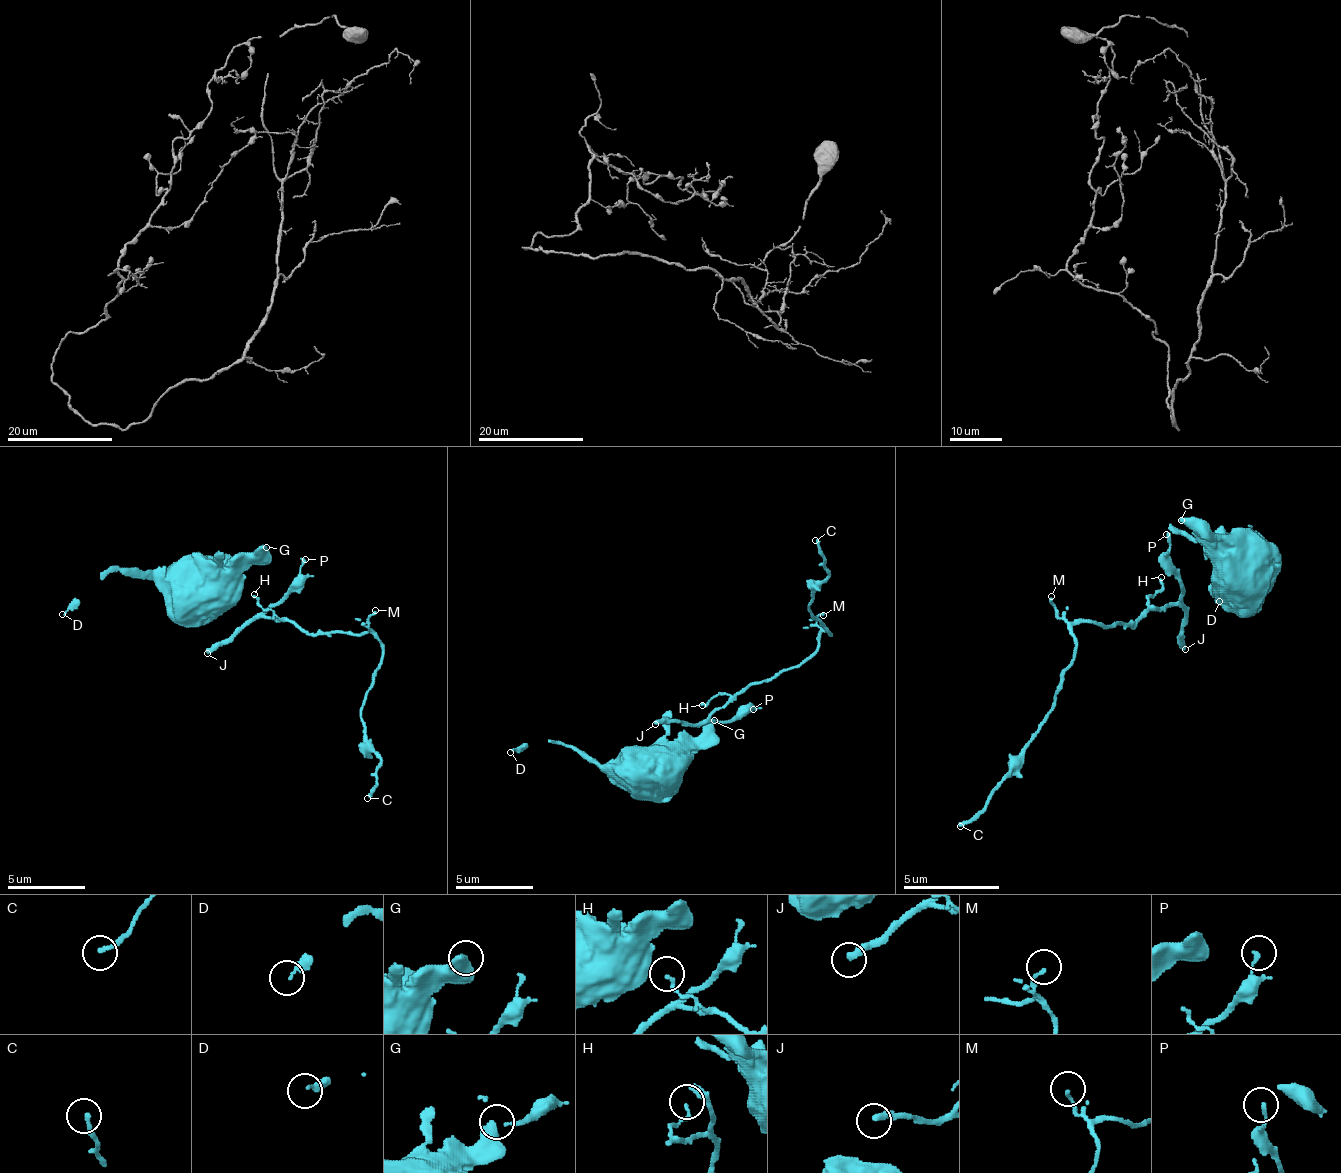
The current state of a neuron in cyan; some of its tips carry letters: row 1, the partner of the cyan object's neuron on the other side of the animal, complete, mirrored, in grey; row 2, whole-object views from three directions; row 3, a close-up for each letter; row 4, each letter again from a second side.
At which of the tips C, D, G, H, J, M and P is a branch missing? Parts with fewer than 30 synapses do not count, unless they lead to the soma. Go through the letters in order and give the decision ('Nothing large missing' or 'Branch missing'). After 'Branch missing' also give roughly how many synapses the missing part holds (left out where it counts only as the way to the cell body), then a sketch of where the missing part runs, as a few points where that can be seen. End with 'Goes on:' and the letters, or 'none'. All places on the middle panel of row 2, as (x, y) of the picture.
C: Nothing large missing
D: Nothing large missing
G: Nothing large missing
H: Nothing large missing
J: Branch missing. Roughly 600 synapses
M: Nothing large missing
P: Nothing large missing
Goes on: J

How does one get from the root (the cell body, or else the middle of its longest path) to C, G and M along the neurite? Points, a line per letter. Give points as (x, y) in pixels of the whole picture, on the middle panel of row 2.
C: (635, 775), (663, 787), (717, 709), (831, 634), (807, 611), (827, 576), (815, 540)
G: (635, 775), (635, 783), (643, 791), (714, 720)
M: (635, 775), (643, 787), (663, 787), (717, 709), (815, 650), (815, 619), (823, 615)

